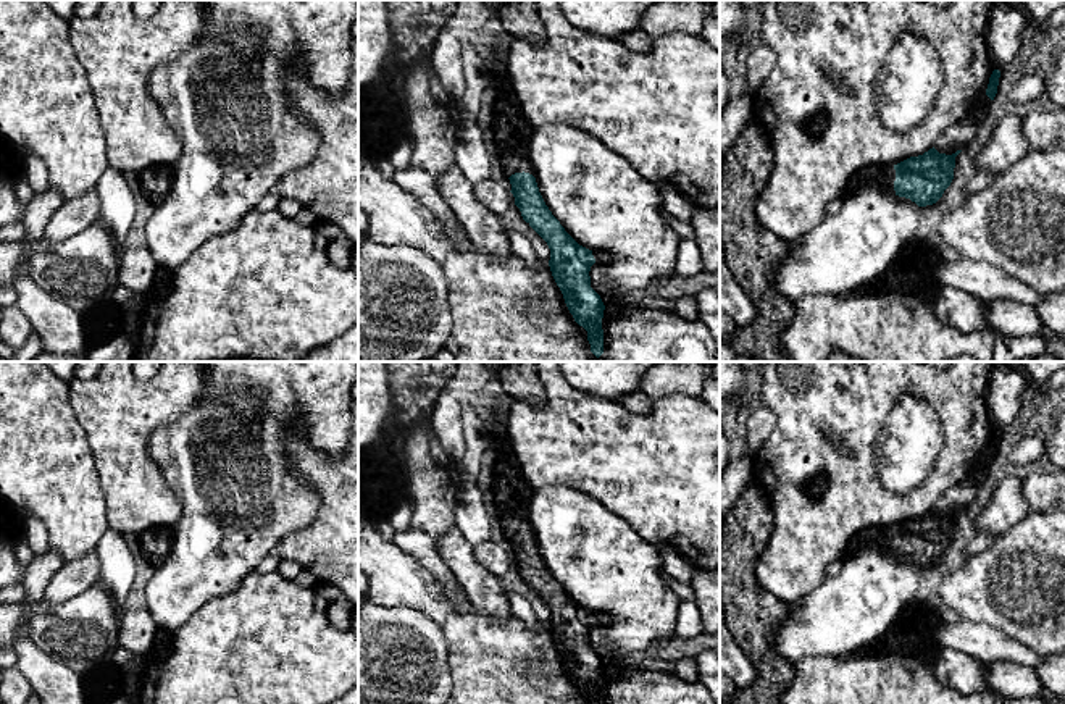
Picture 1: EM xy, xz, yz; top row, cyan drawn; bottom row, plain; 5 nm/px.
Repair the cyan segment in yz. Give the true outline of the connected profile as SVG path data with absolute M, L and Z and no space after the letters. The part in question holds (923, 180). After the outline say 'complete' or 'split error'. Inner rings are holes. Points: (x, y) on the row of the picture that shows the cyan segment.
M934 147L918 157L910 157L897 165L889 165L884 168L867 168L855 173L849 184L846 186L842 197L849 197L860 184L876 179L879 181L891 194L899 197L910 199L918 207L926 207L936 203L944 191L950 186L954 179L955 157L962 150L957 150L952 155L939 153Z; split error

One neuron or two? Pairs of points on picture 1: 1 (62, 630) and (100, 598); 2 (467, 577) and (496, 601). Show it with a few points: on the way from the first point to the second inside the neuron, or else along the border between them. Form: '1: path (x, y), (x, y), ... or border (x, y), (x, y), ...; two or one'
1: path (71, 627), (91, 607); one
2: path (473, 580), (489, 596); one

